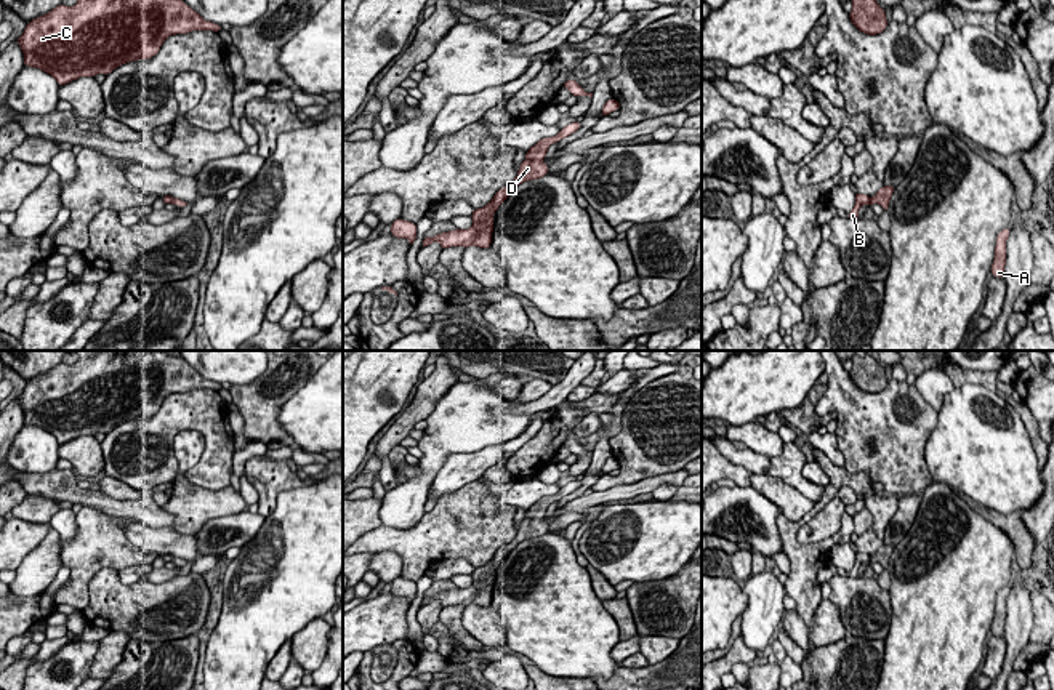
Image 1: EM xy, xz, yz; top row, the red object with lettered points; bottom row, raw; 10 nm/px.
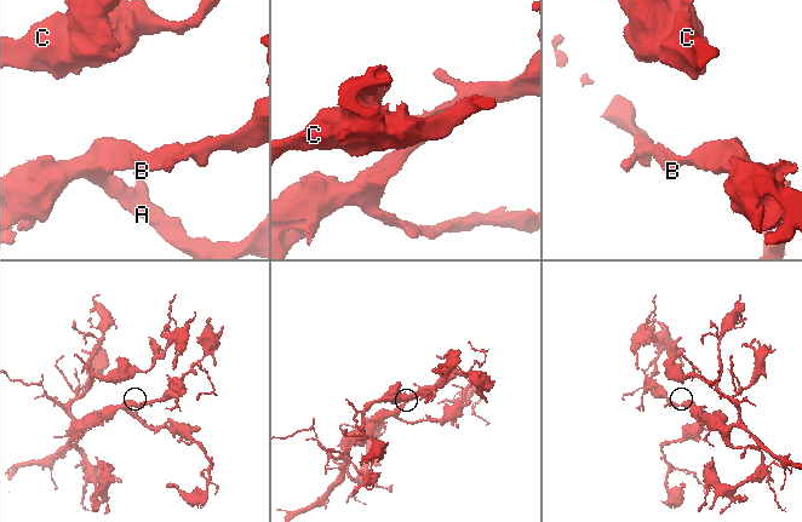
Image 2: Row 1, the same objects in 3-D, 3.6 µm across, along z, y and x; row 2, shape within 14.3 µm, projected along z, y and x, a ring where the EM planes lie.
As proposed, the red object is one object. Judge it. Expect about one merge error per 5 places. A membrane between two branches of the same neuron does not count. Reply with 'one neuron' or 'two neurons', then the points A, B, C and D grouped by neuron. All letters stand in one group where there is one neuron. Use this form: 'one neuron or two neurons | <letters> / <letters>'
one neuron | A B C D

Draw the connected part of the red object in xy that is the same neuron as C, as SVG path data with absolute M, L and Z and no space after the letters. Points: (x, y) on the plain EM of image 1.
M75 351L78 360L74 365L58 363L46 373L27 381L21 395L16 397L24 413L24 424L37 426L50 432L59 445L80 435L107 434L122 423L151 418L155 415L170 394L192 389L223 389L219 383L205 379L197 370L187 365L181 355L170 355L168 351Z

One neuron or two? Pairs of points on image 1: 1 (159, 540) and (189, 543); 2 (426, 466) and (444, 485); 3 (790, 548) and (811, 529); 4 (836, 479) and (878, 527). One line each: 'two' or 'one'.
1: one
2: two
3: two
4: one

